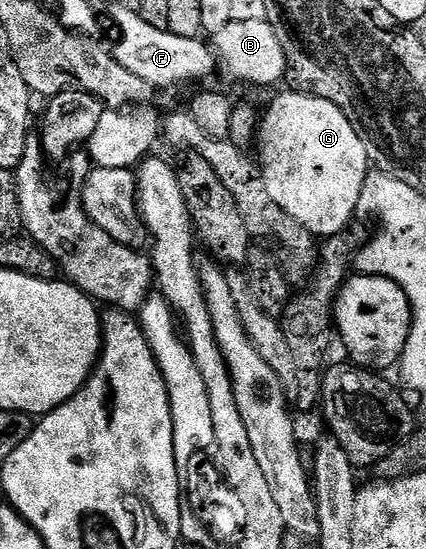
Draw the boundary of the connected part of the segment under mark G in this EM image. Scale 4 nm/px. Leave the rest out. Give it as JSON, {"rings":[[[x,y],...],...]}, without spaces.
{"rings":[[[288,89],[285,95],[280,95],[268,107],[268,112],[263,112],[258,123],[258,144],[260,143],[260,159],[258,166],[260,174],[264,177],[266,193],[274,197],[274,202],[298,225],[302,225],[314,237],[327,237],[337,235],[345,230],[355,213],[356,207],[361,206],[360,194],[362,185],[366,181],[370,164],[366,145],[362,145],[362,137],[350,125],[346,113],[338,109],[325,99],[313,95],[303,94],[295,89]]]}

